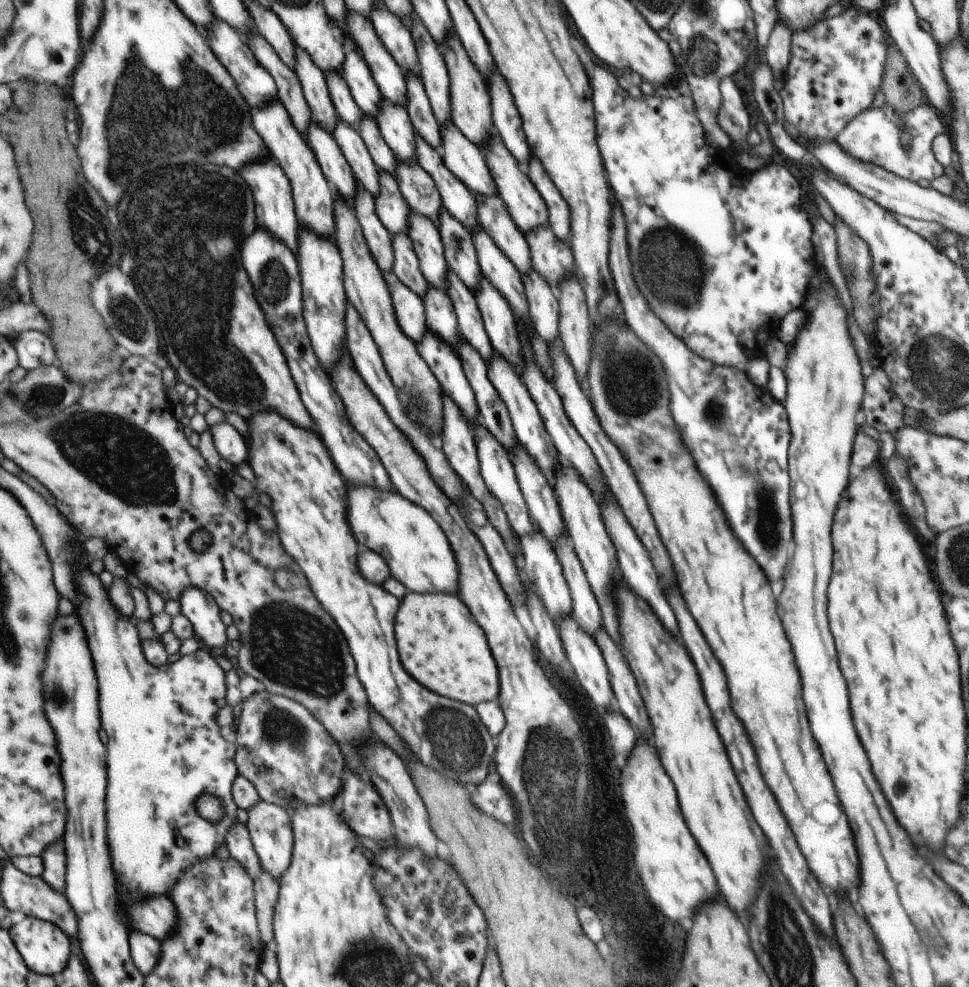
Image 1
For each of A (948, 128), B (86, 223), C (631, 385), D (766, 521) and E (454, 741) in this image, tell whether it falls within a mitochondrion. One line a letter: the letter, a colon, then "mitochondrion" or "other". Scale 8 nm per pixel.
A: other
B: mitochondrion
C: mitochondrion
D: mitochondrion
E: mitochondrion

